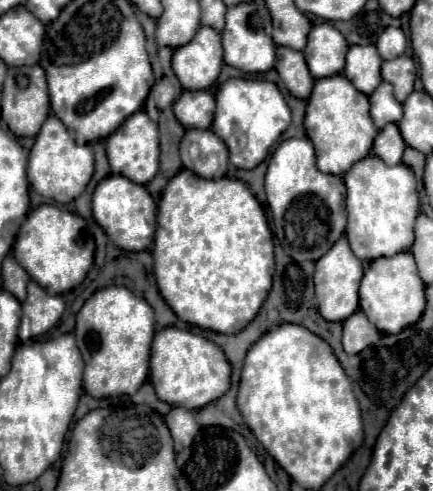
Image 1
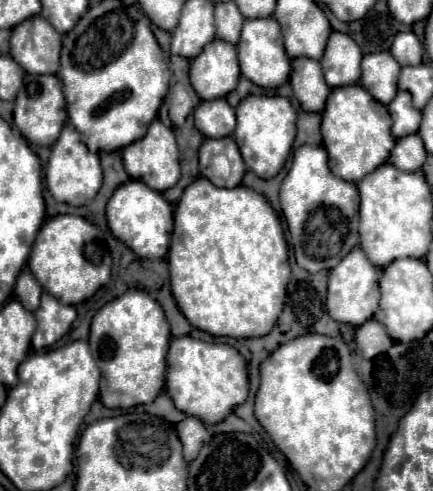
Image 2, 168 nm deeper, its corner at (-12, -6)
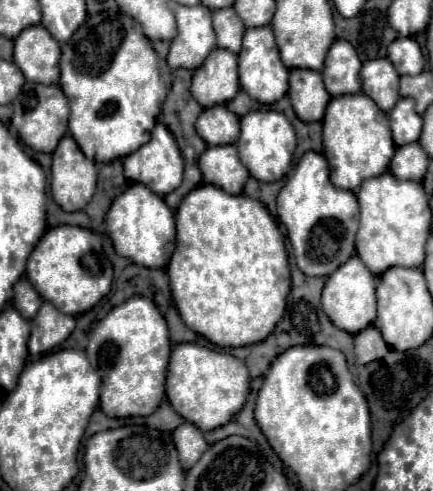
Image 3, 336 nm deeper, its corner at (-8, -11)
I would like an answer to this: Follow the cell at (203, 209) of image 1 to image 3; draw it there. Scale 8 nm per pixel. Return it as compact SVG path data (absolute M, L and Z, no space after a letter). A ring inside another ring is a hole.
M200 183L196 189L192 189L180 203L178 211L176 211L176 231L178 231L178 243L176 243L176 251L166 267L168 277L170 277L170 289L172 289L172 297L174 303L180 311L182 321L196 331L198 335L206 337L210 343L220 345L220 347L244 347L244 345L252 345L258 341L264 341L272 329L276 327L276 323L282 319L284 315L284 307L286 307L286 295L290 291L290 267L288 267L288 253L284 247L284 239L282 233L276 225L276 221L272 219L272 215L268 213L268 209L252 197L246 195L228 195L224 191L220 191L220 187L212 187L210 183Z

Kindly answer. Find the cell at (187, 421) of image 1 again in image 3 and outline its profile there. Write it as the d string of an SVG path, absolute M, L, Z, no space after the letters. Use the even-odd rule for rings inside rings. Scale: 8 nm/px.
M182 423L178 429L174 429L172 439L180 453L180 465L184 471L188 471L200 459L200 455L208 449L208 443L202 431L194 427L192 423Z

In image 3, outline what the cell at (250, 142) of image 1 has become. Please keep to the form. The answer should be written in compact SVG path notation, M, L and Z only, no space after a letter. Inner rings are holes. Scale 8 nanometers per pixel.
M274 109L250 111L240 117L240 139L234 145L240 151L240 161L248 167L254 179L280 181L292 163L292 153L296 147L296 133L294 133L292 123L280 111L274 111Z

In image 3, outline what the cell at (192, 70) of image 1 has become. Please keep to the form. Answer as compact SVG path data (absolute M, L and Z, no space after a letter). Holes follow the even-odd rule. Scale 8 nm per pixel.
M216 49L192 75L192 97L202 107L224 105L238 93L238 67L232 51Z

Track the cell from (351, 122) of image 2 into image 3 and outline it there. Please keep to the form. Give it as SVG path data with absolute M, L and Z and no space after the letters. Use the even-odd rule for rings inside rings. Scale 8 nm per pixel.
M364 93L334 97L322 119L324 131L324 157L330 165L330 179L340 189L358 189L364 179L376 177L388 169L388 163L396 151L392 143L392 133L388 127L388 115L368 99Z

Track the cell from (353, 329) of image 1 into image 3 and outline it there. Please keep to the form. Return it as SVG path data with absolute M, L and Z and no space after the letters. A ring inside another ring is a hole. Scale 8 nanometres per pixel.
M370 325L364 331L354 335L354 355L360 365L382 359L382 353L386 353L386 351L390 351L390 349L384 343L384 339L376 327Z

